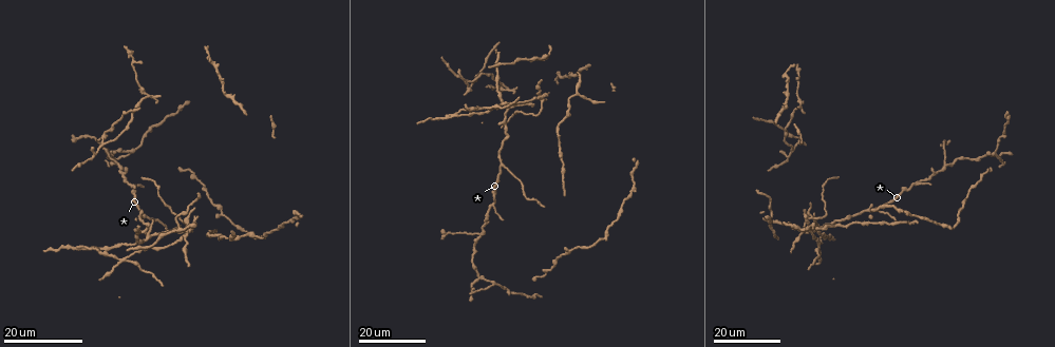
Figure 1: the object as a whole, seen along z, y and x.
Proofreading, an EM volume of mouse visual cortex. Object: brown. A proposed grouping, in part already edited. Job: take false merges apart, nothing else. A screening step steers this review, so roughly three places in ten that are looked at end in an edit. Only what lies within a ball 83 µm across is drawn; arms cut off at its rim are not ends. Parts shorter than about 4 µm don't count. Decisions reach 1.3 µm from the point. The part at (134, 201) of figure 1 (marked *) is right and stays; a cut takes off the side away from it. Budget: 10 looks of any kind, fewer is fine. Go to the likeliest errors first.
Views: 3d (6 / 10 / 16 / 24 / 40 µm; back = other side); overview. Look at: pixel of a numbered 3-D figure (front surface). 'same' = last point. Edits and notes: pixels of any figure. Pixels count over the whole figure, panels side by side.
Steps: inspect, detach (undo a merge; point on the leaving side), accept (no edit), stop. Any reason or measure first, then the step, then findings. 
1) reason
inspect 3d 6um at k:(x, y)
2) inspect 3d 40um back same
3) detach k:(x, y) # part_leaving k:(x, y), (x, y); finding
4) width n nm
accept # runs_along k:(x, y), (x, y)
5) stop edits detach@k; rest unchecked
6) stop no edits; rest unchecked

three-way junction
inspect 3d 24um at 1:(790, 152)

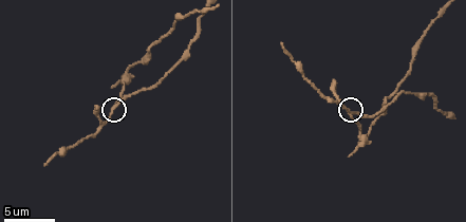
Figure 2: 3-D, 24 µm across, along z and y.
inspect 3d 10um at 2:(351, 113)

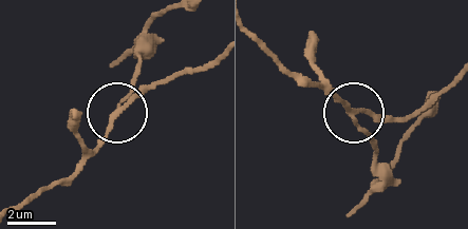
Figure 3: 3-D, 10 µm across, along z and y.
accept # continuous, no second neuron

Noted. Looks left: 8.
branch point
inspect 3d 24um at 1:(478, 277)

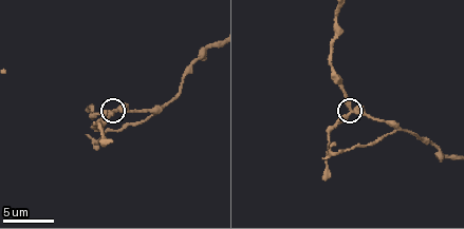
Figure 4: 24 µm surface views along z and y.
inspect 3d 10um at 4:(116, 110)

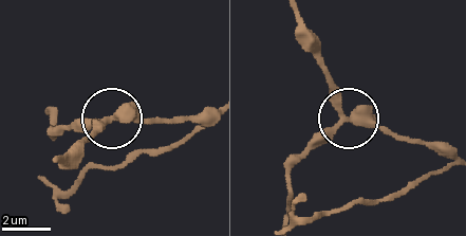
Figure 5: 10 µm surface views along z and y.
accept # runs_along 5:(297, 19), (299, 38), (341, 116), (305, 157); continuous, no second neuron

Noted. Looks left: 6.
a fork
inspect 3d 6um at 4:(162, 107)

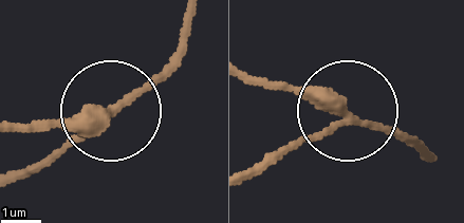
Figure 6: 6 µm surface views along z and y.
accept # runs_along 6:(16, 128), (76, 128), (99, 114), (30, 174); all the same neuron

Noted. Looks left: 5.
inspect 3d 6um at 2:(128, 70)

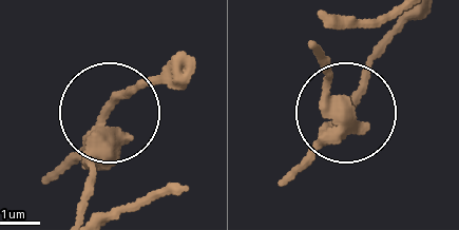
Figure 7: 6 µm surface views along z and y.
width 380 nm
accept # one neuron here

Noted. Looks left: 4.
inspect 3d 16um at 1:(559, 128)

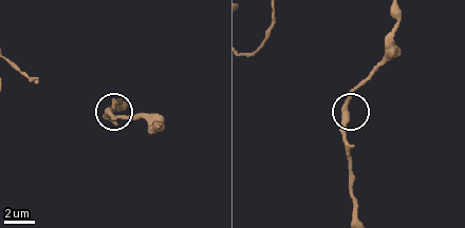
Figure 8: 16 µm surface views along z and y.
inspect 3d 10um at 8:(345, 103)

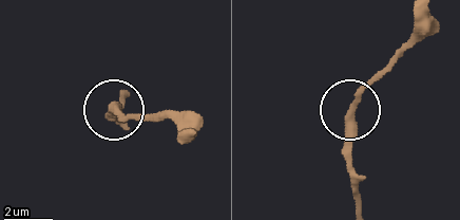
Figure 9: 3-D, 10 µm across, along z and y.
width 330 nm
accept # continuous, no second neuron

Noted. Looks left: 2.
stop no edits; rest unchecked

